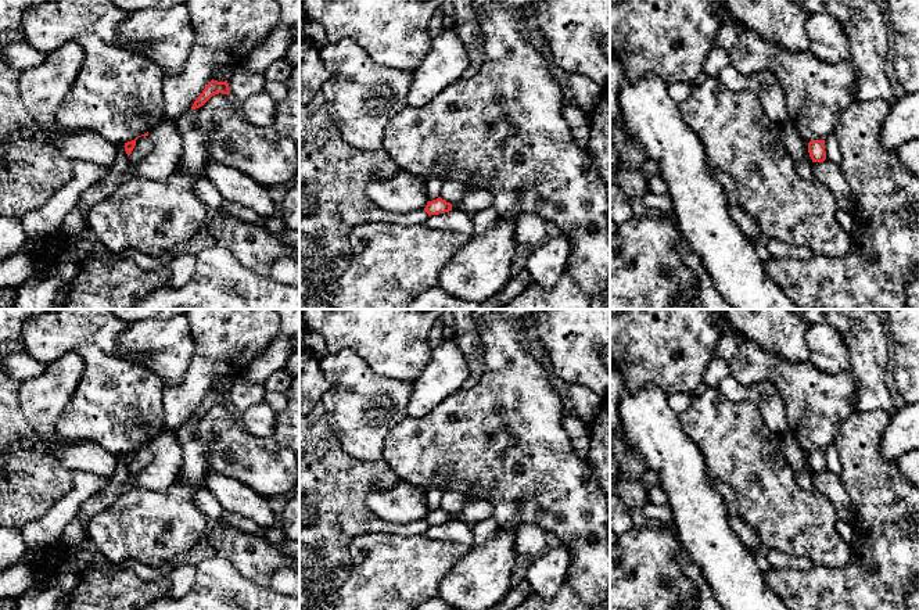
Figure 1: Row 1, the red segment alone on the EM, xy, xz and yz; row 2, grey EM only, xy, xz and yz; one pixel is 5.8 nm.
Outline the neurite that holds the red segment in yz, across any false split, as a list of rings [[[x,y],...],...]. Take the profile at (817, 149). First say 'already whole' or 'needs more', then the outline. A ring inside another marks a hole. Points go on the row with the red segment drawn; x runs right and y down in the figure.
already whole | [[[825,140],[809,141],[808,152],[809,152],[812,162],[823,162],[826,159]]]

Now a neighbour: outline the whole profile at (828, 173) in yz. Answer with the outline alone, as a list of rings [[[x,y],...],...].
[[[825,159],[823,162],[814,162],[812,173],[819,183],[830,190],[839,209],[852,215],[855,208],[854,197],[848,190],[847,180],[841,173],[840,166]]]

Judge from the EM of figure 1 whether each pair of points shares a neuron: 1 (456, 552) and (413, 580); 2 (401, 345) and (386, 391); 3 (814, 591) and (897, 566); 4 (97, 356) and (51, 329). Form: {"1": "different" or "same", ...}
{"1": "same", "2": "different", "3": "same", "4": "different"}

